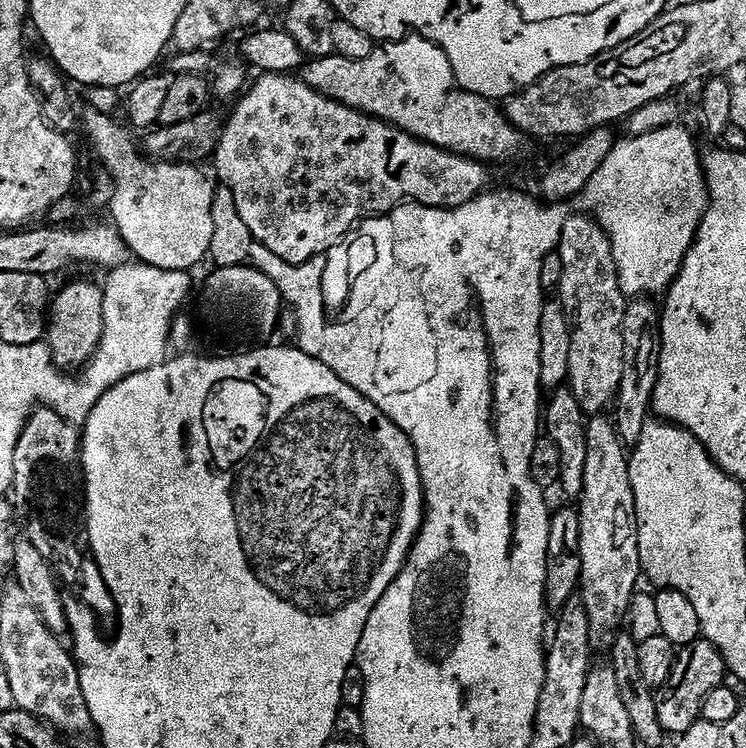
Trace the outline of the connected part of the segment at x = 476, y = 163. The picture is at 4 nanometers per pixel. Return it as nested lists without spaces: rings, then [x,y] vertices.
[[[264,74],[259,79],[260,81],[253,88],[251,85],[233,103],[237,104],[233,106],[228,121],[226,119],[223,121],[216,141],[214,161],[216,160],[216,172],[220,175],[219,183],[228,188],[230,194],[234,194],[238,214],[242,214],[242,222],[246,222],[253,241],[262,246],[267,246],[273,254],[278,254],[278,258],[282,258],[282,262],[301,265],[308,260],[323,257],[323,252],[325,254],[331,253],[335,244],[340,243],[361,220],[370,216],[387,214],[393,208],[405,202],[425,204],[431,208],[457,208],[468,200],[479,196],[481,192],[489,187],[489,169],[481,164],[479,160],[471,160],[468,156],[459,156],[453,152],[447,152],[438,146],[428,144],[425,140],[415,140],[409,132],[404,132],[401,128],[387,124],[384,120],[378,120],[366,112],[356,112],[336,100],[326,98],[320,92],[315,92],[313,88],[306,86],[303,79],[297,78],[295,75]]]

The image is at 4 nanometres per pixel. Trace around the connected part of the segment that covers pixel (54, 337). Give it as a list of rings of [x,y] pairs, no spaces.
[[[76,280],[60,293],[55,293],[50,304],[50,315],[46,325],[46,343],[52,351],[52,361],[62,370],[80,370],[100,345],[104,315],[104,289],[99,283]]]

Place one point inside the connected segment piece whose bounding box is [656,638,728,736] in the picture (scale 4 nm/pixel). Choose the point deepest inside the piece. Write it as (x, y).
(699, 668)

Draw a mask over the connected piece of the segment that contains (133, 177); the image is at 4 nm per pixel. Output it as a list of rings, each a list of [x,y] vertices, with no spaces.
[[[88,112],[85,116],[83,113],[82,124],[88,127],[88,132],[92,135],[92,144],[96,147],[96,152],[100,155],[100,160],[104,163],[105,170],[112,175],[112,180],[110,179],[110,201],[112,200],[112,216],[110,216],[110,220],[122,234],[122,238],[126,242],[129,253],[131,253],[139,263],[149,264],[158,270],[188,272],[189,270],[193,270],[192,268],[198,267],[203,260],[207,261],[209,259],[208,251],[210,250],[210,238],[214,236],[214,212],[212,210],[214,204],[214,184],[211,184],[211,182],[196,169],[199,167],[192,162],[161,162],[149,158],[138,147],[138,140],[135,140],[135,138],[131,136],[133,133],[129,131],[123,123],[120,125],[118,121],[111,120],[104,112]]]

